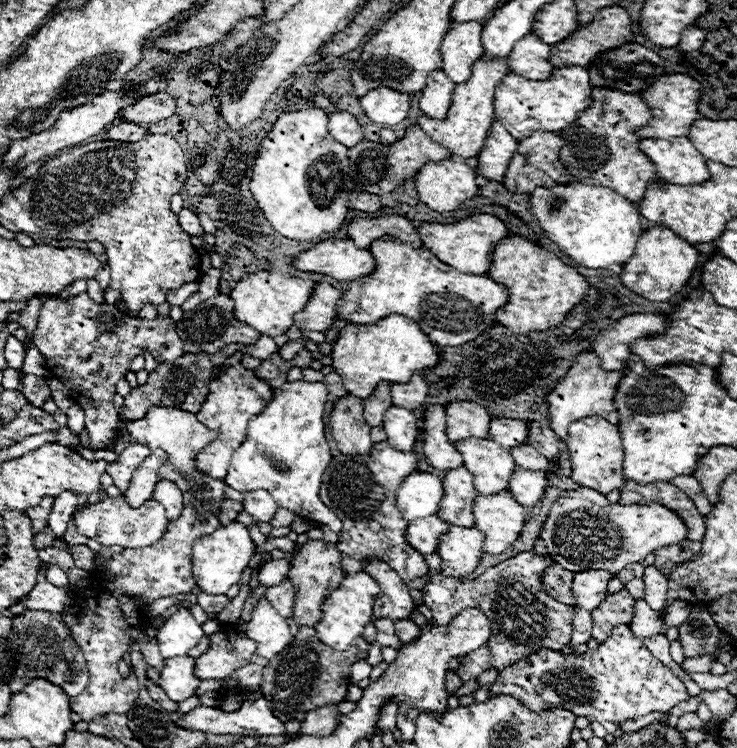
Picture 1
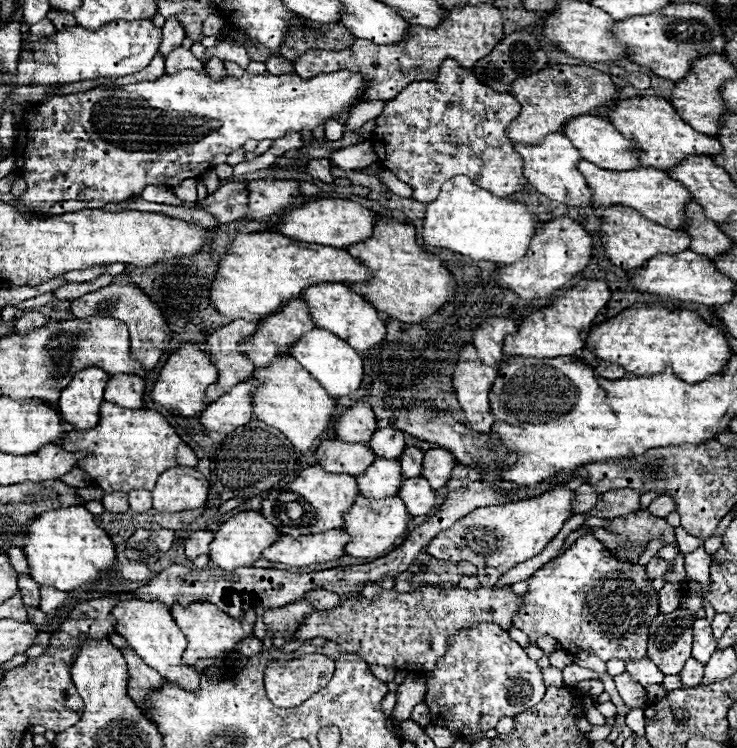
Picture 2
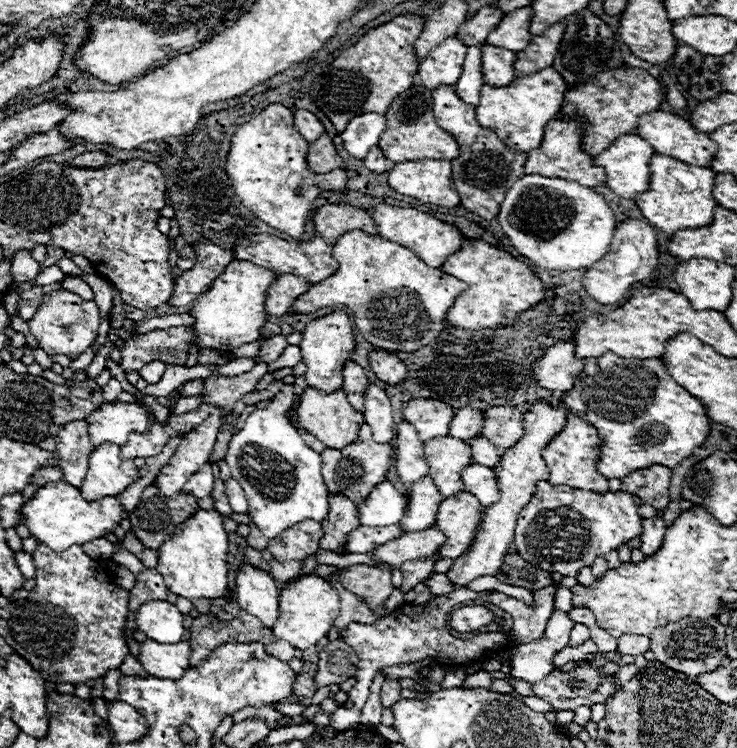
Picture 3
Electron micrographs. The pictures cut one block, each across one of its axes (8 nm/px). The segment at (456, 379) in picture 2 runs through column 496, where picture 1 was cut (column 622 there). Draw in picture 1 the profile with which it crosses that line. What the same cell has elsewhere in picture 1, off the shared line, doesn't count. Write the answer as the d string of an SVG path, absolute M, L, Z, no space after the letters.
M582 352L572 362L568 374L546 394L548 400L548 416L550 416L550 430L558 436L560 442L566 442L568 426L576 420L582 420L586 416L602 416L604 420L618 424L618 414L612 404L612 396L616 392L618 380L624 376L624 372L604 372L598 366L598 358L592 352Z

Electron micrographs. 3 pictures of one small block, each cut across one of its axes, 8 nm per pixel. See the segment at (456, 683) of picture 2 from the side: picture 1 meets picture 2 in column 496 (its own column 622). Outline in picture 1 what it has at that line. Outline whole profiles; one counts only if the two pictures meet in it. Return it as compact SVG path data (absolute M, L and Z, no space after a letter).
M628 626L614 628L598 648L588 650L582 656L542 650L510 668L504 668L492 684L492 696L496 694L514 696L534 712L566 708L590 722L614 724L622 724L650 712L668 712L690 698L684 682L652 656Z

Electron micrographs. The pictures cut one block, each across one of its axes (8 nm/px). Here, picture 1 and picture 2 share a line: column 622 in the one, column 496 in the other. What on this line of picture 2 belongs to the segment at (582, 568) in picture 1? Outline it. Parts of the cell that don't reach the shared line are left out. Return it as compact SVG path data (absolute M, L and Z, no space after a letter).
M554 488L544 496L518 500L502 506L484 506L460 518L452 528L440 532L424 550L444 562L472 562L476 568L498 568L502 572L540 554L544 546L560 532L562 524L572 516L572 490Z

